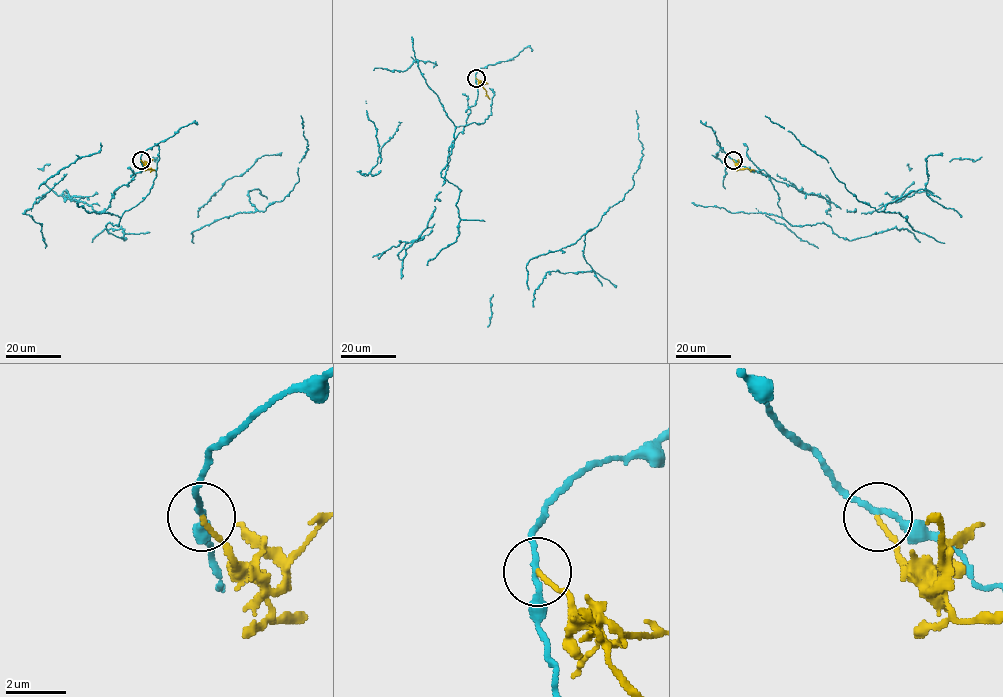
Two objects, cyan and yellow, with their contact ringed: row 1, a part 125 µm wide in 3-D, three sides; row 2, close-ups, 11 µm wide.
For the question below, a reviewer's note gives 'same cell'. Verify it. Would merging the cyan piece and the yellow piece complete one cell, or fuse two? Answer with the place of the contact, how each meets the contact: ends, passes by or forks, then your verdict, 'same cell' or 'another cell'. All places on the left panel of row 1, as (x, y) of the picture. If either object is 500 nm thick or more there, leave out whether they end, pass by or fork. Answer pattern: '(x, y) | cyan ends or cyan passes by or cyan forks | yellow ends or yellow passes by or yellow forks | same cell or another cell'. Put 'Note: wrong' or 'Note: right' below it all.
(141, 160) | cyan passes by | yellow ends | another cell
Note: wrong

